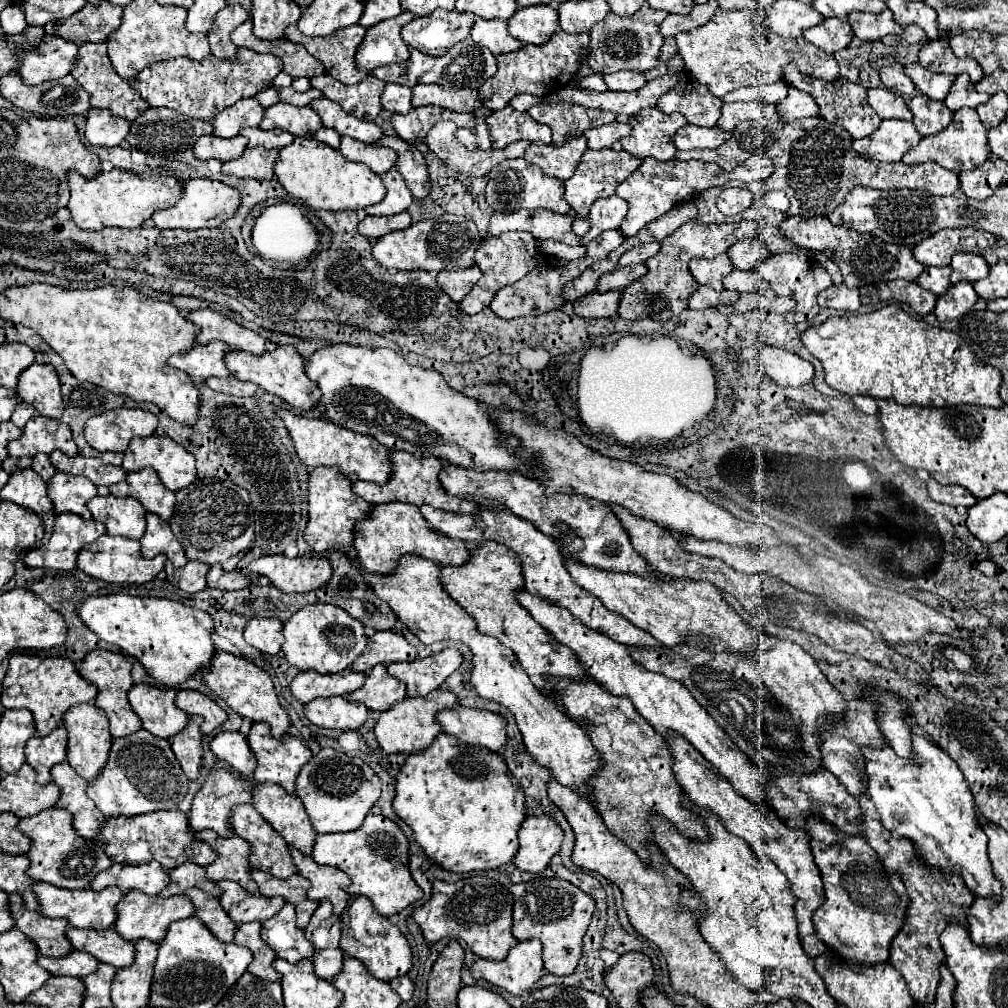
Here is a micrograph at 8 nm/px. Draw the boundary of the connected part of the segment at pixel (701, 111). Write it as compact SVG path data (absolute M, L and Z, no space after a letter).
M679 54L673 60L669 60L669 66L671 66L669 72L677 74L681 82L659 98L657 108L663 112L679 112L695 126L713 128L721 116L721 106L723 106L721 98L715 98L707 90L707 86L699 84L693 78L693 74L683 68Z

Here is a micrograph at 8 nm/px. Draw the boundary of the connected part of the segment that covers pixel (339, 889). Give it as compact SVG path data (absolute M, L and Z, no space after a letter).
M291 850L291 856L299 874L311 882L311 888L307 892L309 898L317 902L329 900L333 904L333 914L341 916L349 902L347 874L343 874L341 870L335 870L333 866L321 866L311 856L305 856L299 850Z

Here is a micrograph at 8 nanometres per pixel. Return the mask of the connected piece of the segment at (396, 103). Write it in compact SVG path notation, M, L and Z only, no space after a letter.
M387 84L381 96L381 106L387 112L397 112L397 114L409 112L411 110L411 88Z

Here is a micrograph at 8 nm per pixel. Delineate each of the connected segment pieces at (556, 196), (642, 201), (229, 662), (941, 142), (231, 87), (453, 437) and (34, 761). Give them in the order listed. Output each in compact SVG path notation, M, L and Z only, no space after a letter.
M525 158L503 160L489 172L489 182L485 188L487 202L493 210L499 212L515 212L515 210L555 210L557 214L567 214L569 204L563 198L563 182L551 176L545 176L539 166L529 164Z
M645 158L639 166L639 170L635 170L625 182L621 182L615 190L615 194L623 200L627 200L629 204L629 212L623 218L619 232L627 238L635 236L645 224L649 224L651 220L659 218L661 214L665 214L667 210L671 210L675 204L685 202L685 200L693 200L697 198L697 194L701 194L703 190L711 188L711 186L723 186L731 180L729 172L721 170L717 164L707 164L707 162L699 162L699 160L689 160L689 162L681 162L681 160L669 160L669 162L661 162L657 158Z
M215 650L215 656L211 660L211 668L203 672L203 680L239 716L249 718L253 722L267 722L271 726L271 732L273 732L275 738L281 738L281 736L289 734L291 720L289 720L287 710L279 704L279 698L275 694L271 676L265 670L257 668L253 662L247 662L245 658L227 654L223 650Z
M963 108L957 110L953 116L953 122L941 130L939 134L933 136L925 136L919 140L919 144L915 148L911 148L905 156L903 162L905 164L923 164L923 162L937 162L943 168L949 168L953 172L961 172L961 170L973 170L975 166L983 164L991 154L991 148L987 146L987 130L981 124L977 112L973 108Z
M239 48L233 58L219 60L215 56L207 56L203 60L189 58L173 58L167 62L159 62L155 66L147 66L135 78L129 78L129 84L141 94L141 98L149 106L165 106L179 114L211 120L223 108L235 104L241 98L251 98L257 92L271 88L273 78L283 70L279 58L271 54L259 54L249 48Z
M327 344L311 354L305 372L321 390L317 406L323 408L327 420L357 434L373 436L389 450L435 456L479 472L519 470L529 476L527 466L513 454L517 440L509 438L499 448L499 434L477 400L453 390L439 372L407 364L395 350Z
M59 726L45 738L33 736L27 742L25 756L27 756L27 764L31 764L37 772L37 782L49 784L53 780L51 768L67 758L67 730L65 730L65 726Z

